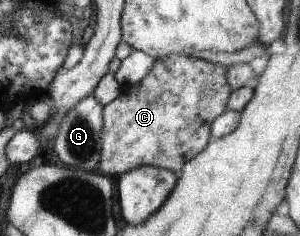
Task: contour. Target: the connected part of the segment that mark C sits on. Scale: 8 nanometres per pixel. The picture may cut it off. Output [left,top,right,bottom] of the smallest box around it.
[96,52,231,178]

